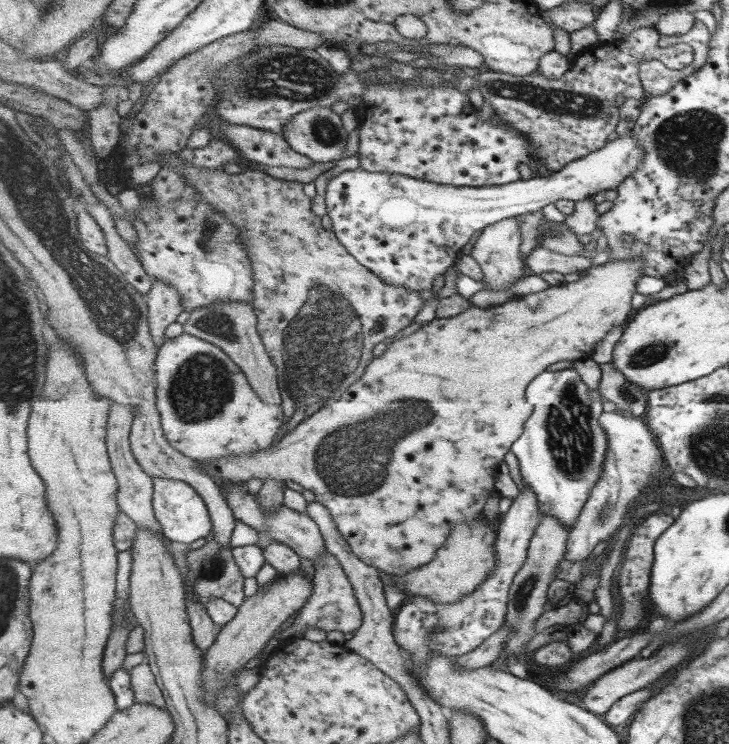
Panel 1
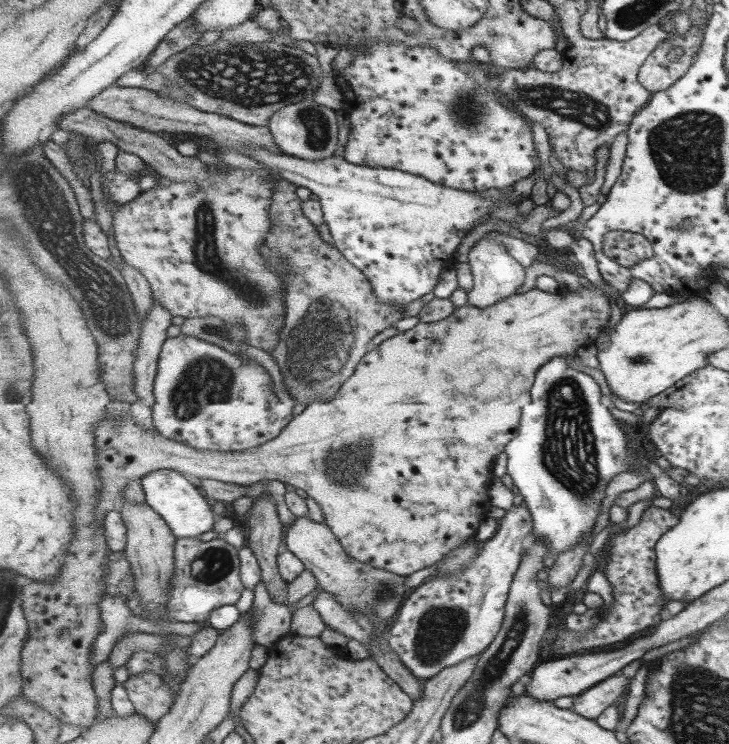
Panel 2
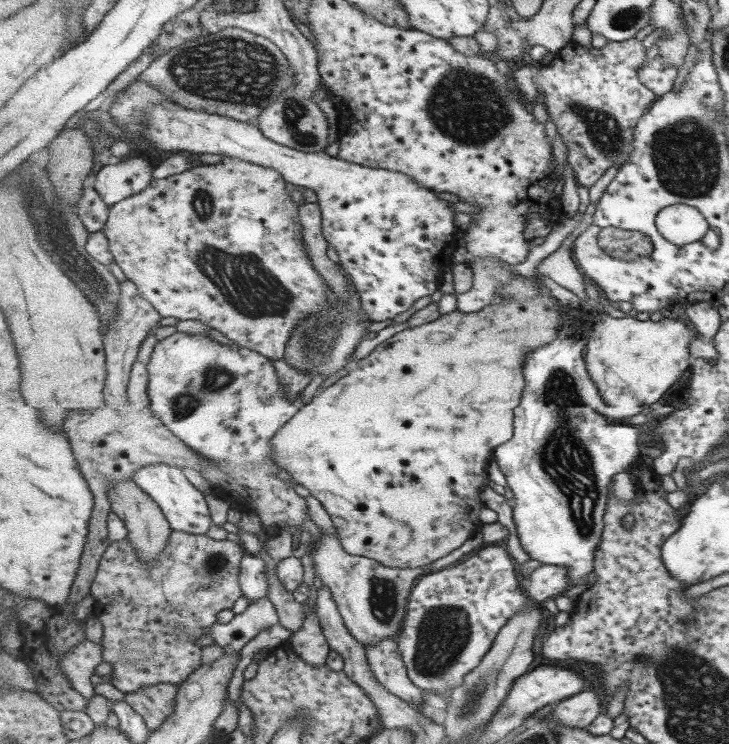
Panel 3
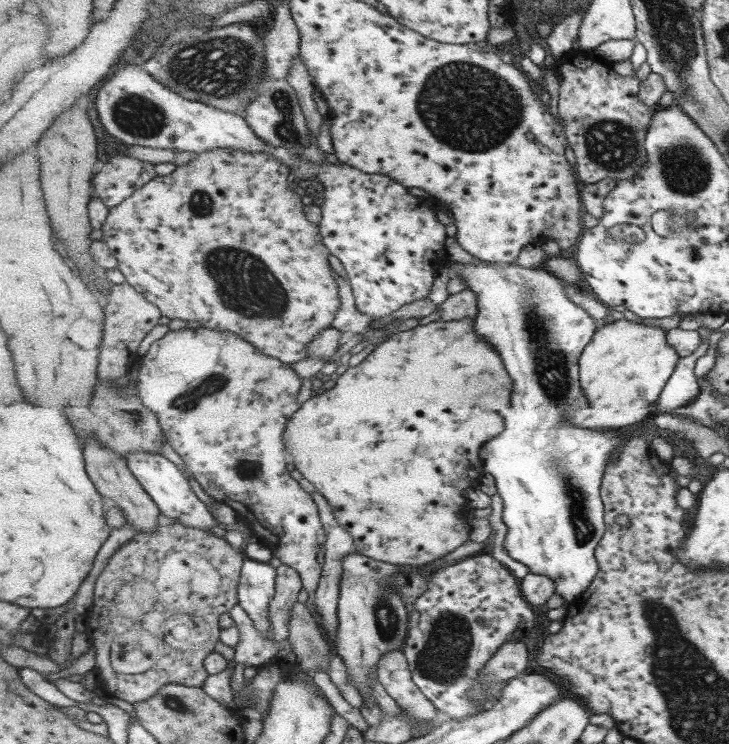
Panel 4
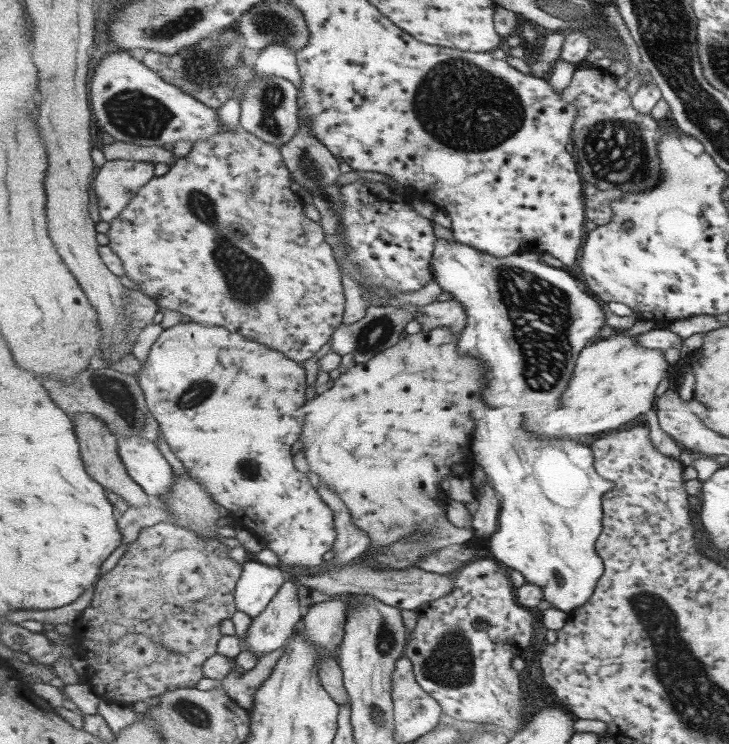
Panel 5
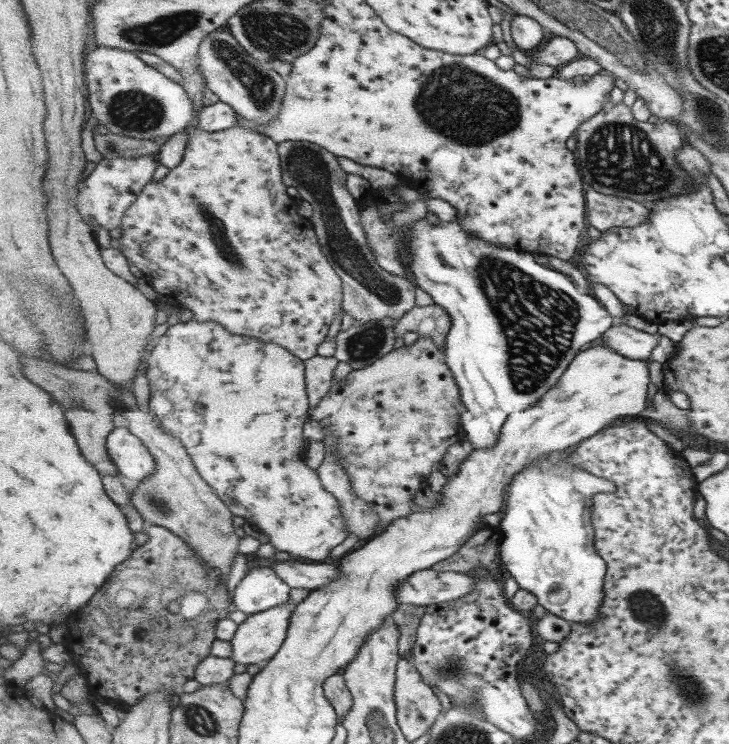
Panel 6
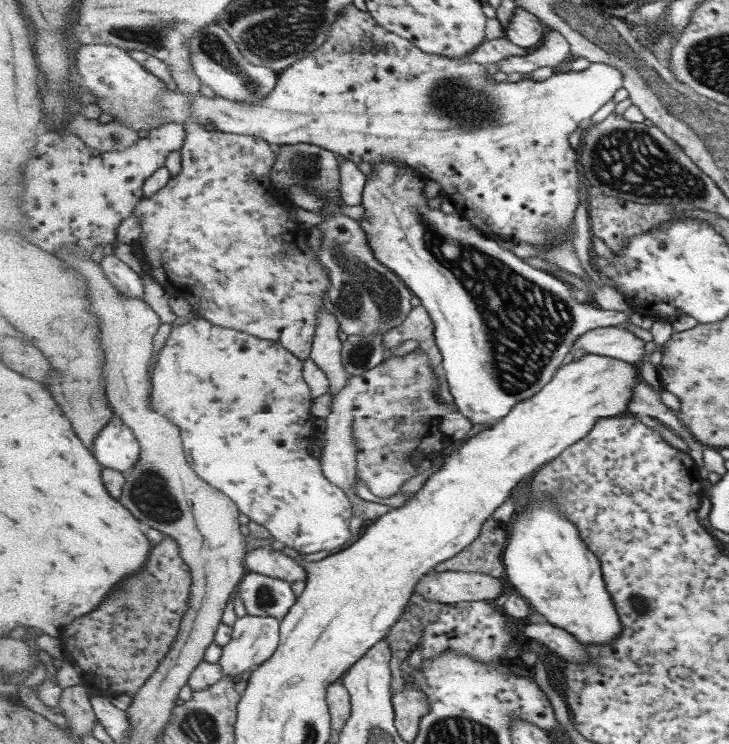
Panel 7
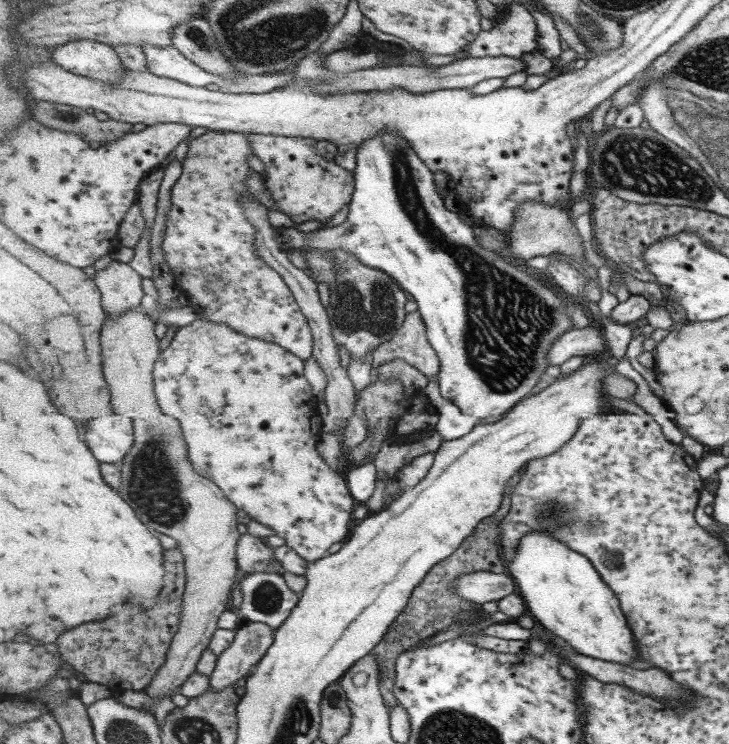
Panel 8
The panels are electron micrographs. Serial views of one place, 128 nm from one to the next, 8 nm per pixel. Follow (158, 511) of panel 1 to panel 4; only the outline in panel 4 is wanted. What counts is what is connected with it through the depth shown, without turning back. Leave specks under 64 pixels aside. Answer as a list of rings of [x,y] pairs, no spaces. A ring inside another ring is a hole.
[[[133,452],[128,456],[128,464],[135,478],[160,506],[163,516],[201,530],[211,530],[212,526],[217,525],[213,514],[209,512],[205,502],[201,502],[199,496],[193,492],[191,482],[183,476],[177,464],[167,460],[160,452]]]

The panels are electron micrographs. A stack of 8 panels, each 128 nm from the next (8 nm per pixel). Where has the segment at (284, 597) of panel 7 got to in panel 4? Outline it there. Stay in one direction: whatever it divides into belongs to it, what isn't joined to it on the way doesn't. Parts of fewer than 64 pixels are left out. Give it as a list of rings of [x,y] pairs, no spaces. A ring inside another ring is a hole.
[[[247,559],[238,586],[239,606],[253,619],[262,637],[272,630],[269,608],[276,595],[276,568],[268,562]]]

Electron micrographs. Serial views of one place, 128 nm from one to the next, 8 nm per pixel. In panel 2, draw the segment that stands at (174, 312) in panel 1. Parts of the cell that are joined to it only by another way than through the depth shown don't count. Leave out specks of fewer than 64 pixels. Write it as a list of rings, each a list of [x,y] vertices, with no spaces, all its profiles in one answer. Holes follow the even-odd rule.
[[[154,298],[153,306],[144,320],[140,346],[136,351],[138,360],[135,362],[133,372],[135,372],[136,378],[135,394],[137,394],[140,403],[131,404],[131,409],[133,418],[136,418],[140,426],[144,426],[144,428],[148,428],[148,430],[157,429],[153,418],[153,405],[155,405],[156,402],[154,386],[156,385],[156,376],[159,370],[160,355],[164,350],[165,342],[168,340],[167,328],[173,324],[173,322],[171,322],[173,316],[174,314],[171,314],[167,308]]]

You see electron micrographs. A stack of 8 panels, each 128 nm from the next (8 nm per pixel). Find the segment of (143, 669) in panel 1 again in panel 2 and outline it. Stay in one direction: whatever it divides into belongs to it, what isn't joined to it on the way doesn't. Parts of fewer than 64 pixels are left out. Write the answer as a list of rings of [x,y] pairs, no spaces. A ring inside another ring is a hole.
[[[149,671],[129,676],[125,682],[129,698],[136,712],[144,714],[157,724],[175,704],[175,694],[161,675]]]

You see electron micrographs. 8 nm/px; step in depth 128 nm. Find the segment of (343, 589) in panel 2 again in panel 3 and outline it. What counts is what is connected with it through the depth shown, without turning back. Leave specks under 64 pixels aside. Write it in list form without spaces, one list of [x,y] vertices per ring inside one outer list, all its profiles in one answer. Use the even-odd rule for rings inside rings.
[[[323,533],[320,539],[311,541],[306,535],[297,542],[295,552],[308,552],[314,561],[314,572],[328,586],[337,603],[347,628],[356,639],[367,648],[383,639],[399,636],[408,616],[408,600],[414,586],[424,574],[426,566],[421,568],[393,568],[385,566],[377,559],[349,554],[344,549],[340,537],[336,534]]]

